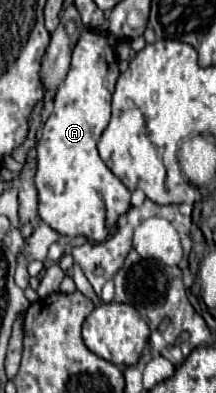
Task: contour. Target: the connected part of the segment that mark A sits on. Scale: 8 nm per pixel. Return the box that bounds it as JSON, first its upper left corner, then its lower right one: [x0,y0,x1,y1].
[36,28,130,242]

